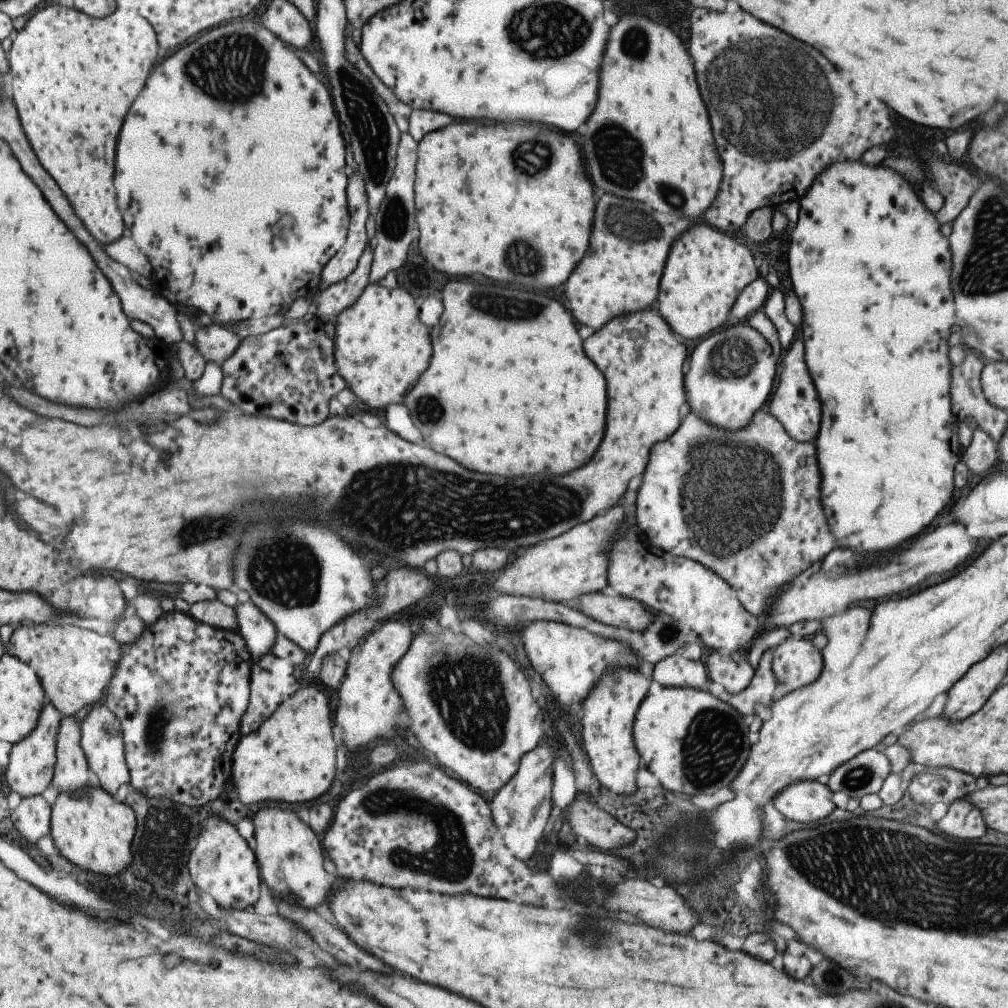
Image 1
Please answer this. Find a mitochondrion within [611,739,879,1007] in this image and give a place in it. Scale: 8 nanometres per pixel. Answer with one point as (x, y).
(680, 853)

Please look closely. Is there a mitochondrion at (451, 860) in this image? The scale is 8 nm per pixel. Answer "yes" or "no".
yes

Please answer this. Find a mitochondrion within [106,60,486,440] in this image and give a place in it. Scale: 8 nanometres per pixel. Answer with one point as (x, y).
(369, 123)

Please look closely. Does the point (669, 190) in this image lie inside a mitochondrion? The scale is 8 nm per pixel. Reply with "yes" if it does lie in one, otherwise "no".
yes

